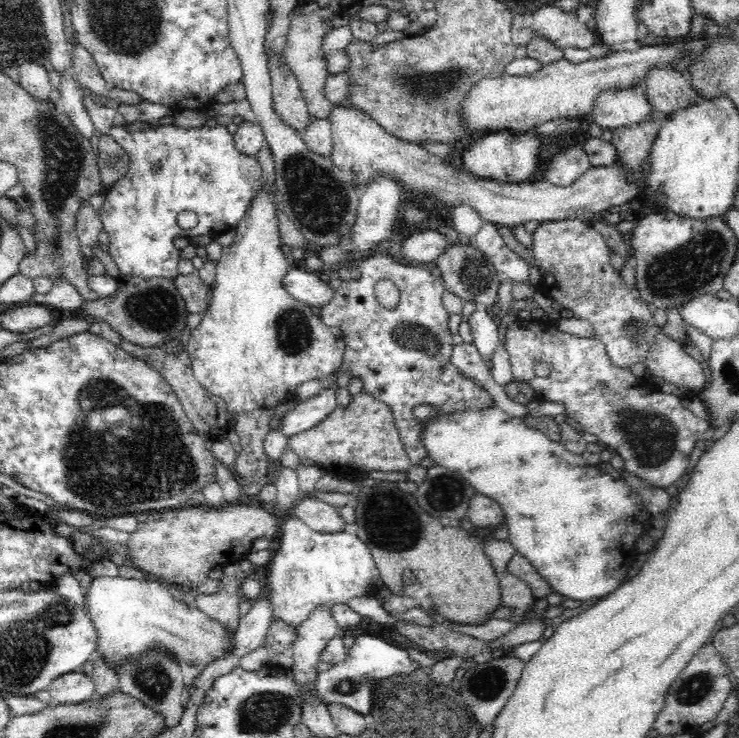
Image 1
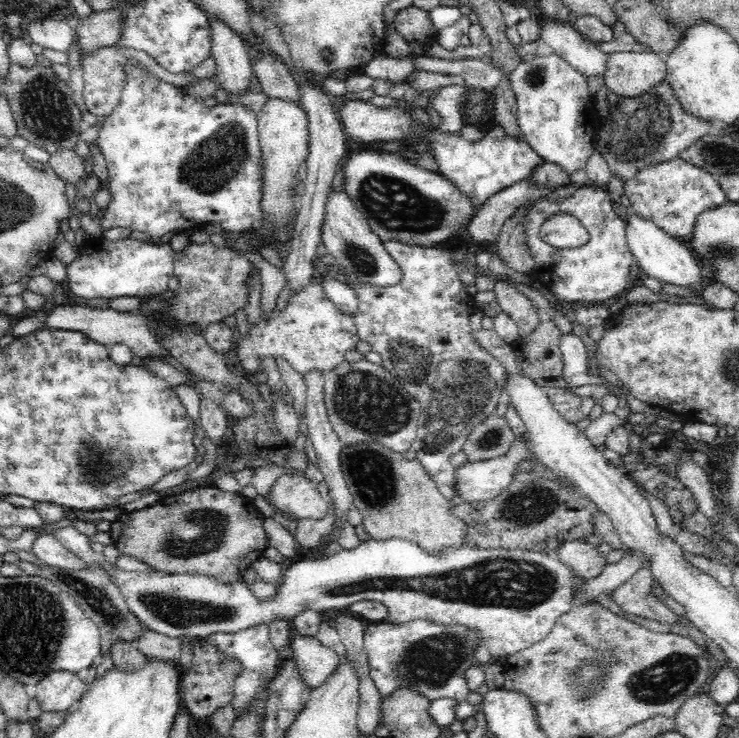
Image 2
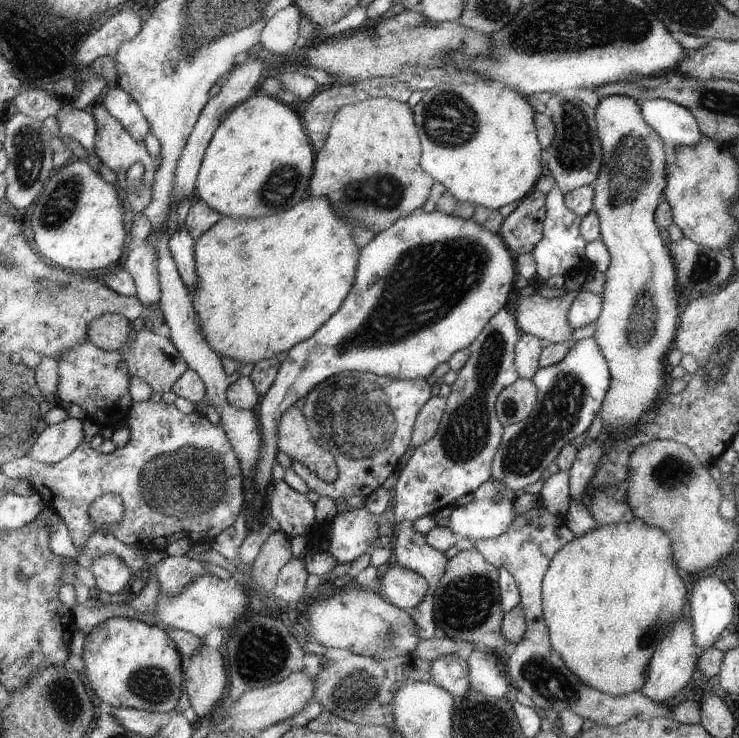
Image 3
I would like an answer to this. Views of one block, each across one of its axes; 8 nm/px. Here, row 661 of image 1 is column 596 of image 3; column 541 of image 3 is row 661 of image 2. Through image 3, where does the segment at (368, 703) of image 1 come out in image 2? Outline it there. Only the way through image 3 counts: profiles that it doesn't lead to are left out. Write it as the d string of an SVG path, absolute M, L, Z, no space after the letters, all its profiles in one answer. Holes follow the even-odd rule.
M430 620L406 622L406 624L368 624L364 630L364 646L370 662L370 676L376 682L380 696L392 698L398 690L410 690L428 702L446 698L454 704L454 722L462 722L474 716L474 708L468 702L470 690L466 686L464 670L480 666L474 658L478 638L466 626L442 626Z

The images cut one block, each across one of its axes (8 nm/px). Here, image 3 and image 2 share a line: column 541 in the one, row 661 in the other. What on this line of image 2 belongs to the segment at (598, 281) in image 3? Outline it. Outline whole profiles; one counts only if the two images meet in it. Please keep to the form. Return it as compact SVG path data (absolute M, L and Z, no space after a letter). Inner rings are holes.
M296 630L292 632L292 640L290 640L290 650L288 652L292 652L292 656L296 660L298 674L302 676L302 682L310 690L316 690L322 684L326 684L328 678L340 666L340 658L336 656L334 650L322 646L318 642L318 638L298 636Z

